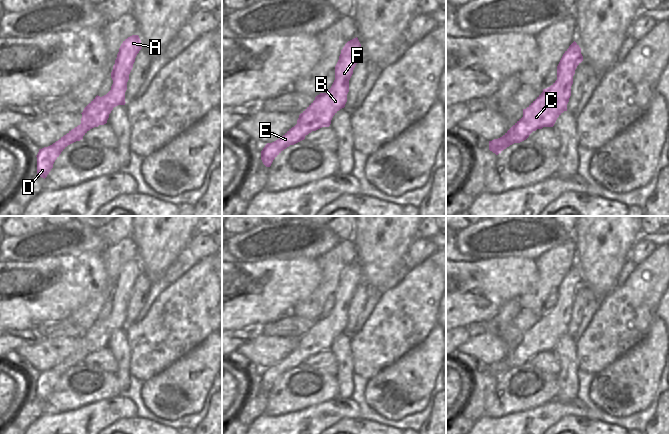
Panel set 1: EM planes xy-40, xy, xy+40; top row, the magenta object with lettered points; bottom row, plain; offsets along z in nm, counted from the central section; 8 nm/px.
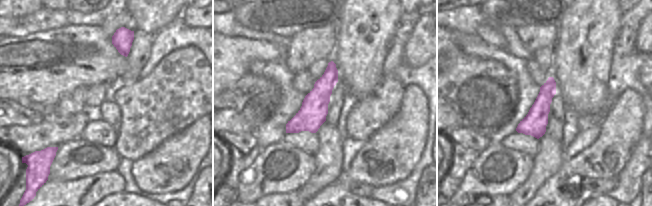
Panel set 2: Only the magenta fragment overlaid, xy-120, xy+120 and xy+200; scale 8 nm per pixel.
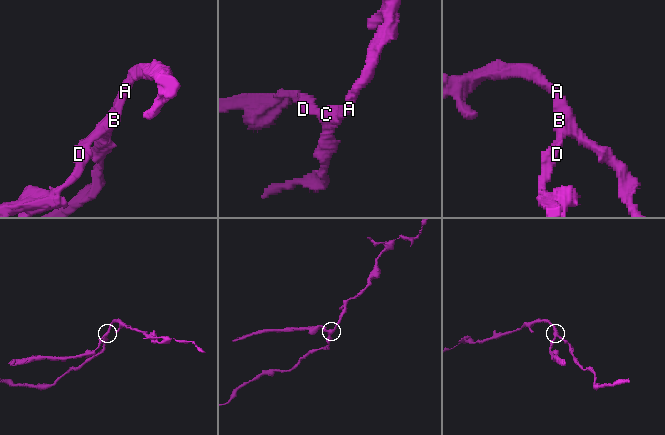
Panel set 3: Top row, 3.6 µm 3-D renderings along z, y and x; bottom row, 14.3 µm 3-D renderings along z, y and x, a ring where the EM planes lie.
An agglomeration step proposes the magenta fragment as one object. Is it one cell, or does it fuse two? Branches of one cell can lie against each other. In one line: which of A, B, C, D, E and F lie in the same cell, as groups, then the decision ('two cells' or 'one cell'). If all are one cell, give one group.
groups A B C F / D E; two cells

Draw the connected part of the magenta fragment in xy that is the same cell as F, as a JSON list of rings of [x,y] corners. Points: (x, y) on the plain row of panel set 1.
[[[358,262],[348,265],[339,280],[335,290],[335,304],[326,317],[320,317],[315,324],[299,339],[303,347],[320,346],[323,351],[329,351],[333,340],[347,326],[349,304],[353,294],[361,282],[361,268]]]

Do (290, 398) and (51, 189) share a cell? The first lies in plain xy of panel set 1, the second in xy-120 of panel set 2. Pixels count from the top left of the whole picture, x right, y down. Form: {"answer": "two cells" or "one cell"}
{"answer": "two cells"}

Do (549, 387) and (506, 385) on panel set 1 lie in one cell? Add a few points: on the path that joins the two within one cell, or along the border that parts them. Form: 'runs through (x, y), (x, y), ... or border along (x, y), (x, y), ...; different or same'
runs through (538, 392), (533, 395), (528, 390), (517, 390); same

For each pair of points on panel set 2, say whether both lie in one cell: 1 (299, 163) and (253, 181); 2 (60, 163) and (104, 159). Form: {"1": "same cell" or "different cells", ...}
{"1": "same cell", "2": "same cell"}

